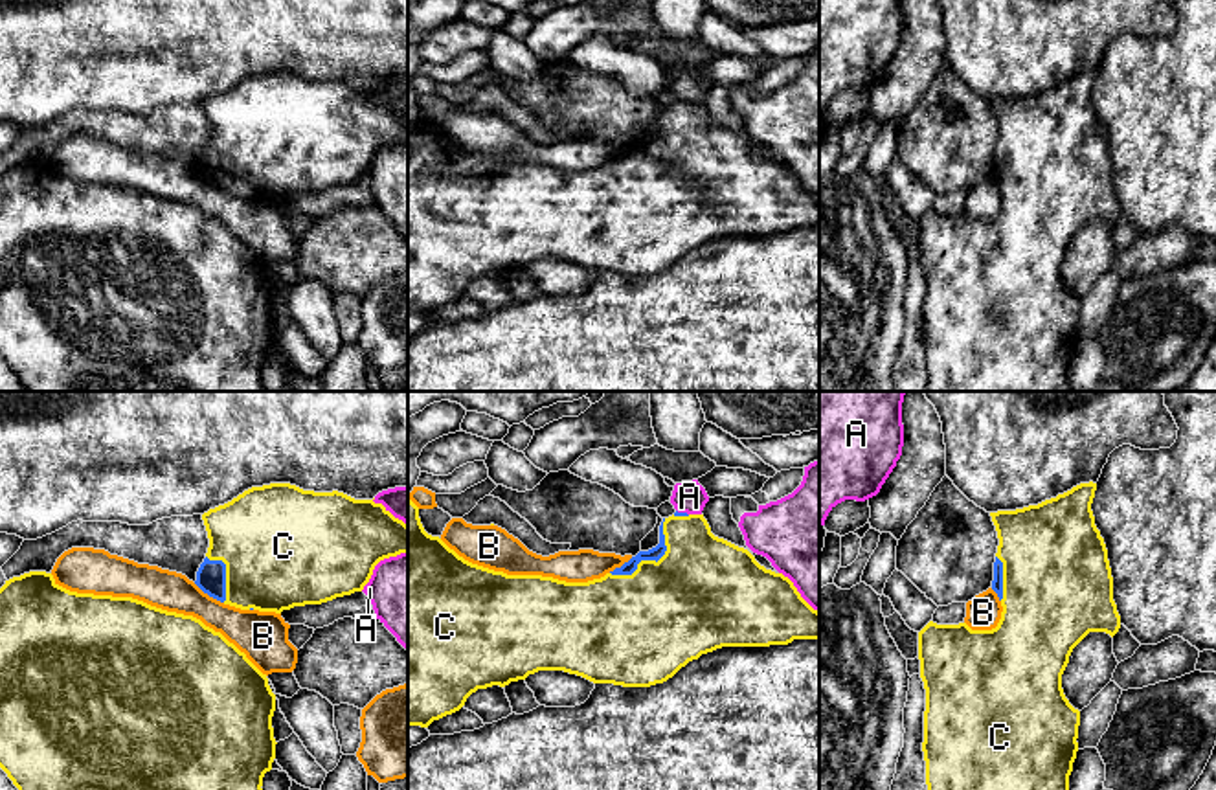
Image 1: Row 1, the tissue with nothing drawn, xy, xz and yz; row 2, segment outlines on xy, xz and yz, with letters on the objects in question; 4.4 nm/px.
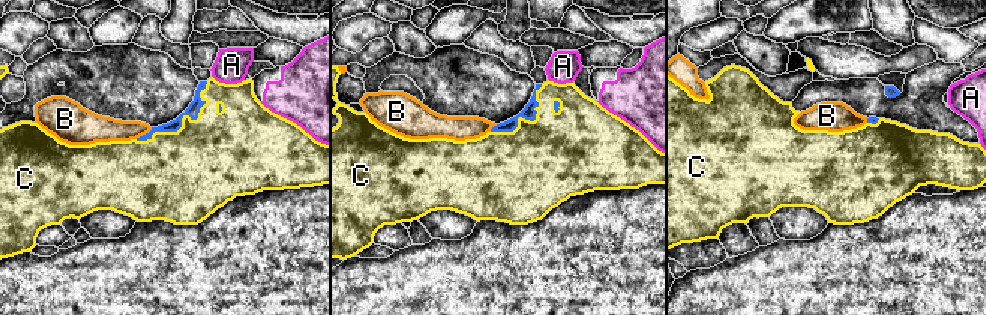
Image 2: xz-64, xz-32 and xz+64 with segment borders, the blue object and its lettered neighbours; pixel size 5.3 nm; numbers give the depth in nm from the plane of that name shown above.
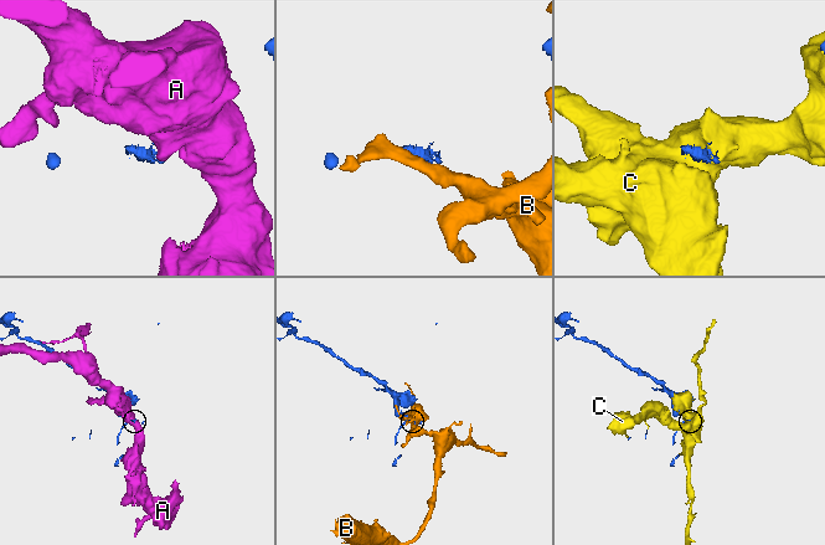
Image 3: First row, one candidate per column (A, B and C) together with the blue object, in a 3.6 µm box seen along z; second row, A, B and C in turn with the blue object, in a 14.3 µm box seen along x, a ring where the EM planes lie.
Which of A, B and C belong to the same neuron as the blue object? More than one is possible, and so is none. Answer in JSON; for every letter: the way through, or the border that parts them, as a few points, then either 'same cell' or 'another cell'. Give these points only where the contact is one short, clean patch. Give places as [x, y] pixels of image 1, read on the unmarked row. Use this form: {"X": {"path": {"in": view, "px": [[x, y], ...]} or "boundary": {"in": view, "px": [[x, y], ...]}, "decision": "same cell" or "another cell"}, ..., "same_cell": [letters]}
{"A": {"decision": "another cell"}, "B": {"decision": "another cell"}, "C": {"decision": "same cell"}, "same_cell": ["C"]}

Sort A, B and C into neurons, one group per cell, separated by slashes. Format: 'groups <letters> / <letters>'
groups A / B / C

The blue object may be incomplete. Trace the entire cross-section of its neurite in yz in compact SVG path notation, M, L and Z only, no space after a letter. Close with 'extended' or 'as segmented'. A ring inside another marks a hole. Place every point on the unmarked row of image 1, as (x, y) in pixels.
M1080 72L1038 94L990 101L999 127L992 169L1003 195L997 215L972 219L966 211L929 209L918 220L926 277L926 391L1071 391L1069 364L1078 340L1080 299L1065 287L1062 263L1073 237L1089 220L1113 226L1120 217L1108 138L1091 99L1095 79L1097 72Z | extended

